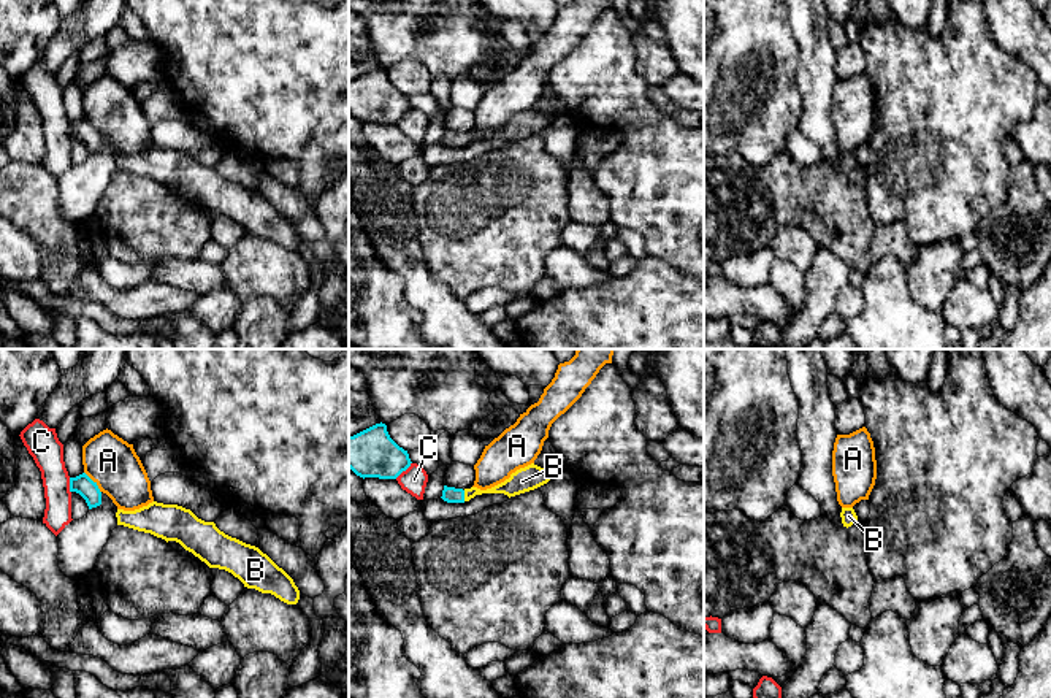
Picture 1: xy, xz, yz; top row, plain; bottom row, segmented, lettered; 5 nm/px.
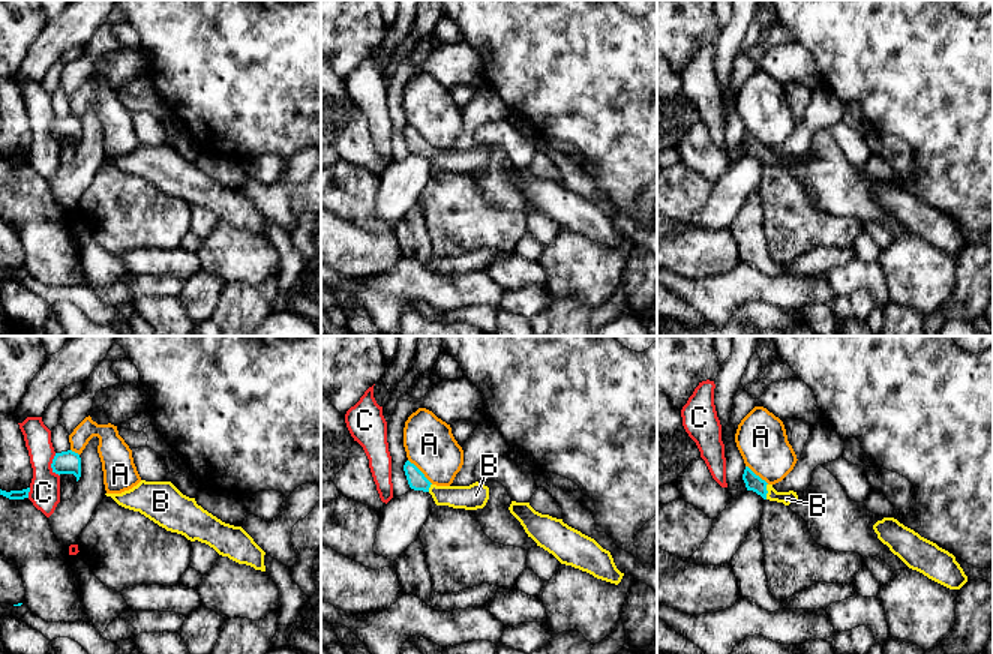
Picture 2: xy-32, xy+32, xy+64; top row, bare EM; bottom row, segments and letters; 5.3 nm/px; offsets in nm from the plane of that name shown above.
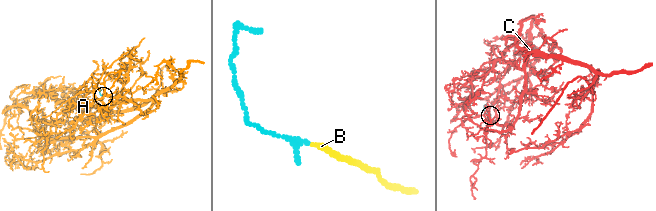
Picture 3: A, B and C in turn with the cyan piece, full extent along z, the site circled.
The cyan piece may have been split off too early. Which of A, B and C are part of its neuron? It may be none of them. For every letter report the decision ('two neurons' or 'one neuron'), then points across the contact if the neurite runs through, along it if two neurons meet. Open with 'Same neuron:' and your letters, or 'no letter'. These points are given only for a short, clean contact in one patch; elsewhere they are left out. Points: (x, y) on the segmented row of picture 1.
Same neuron: B
A: two neurons | along xy (84, 471), (100, 492)
B: one neuron | across xz (449, 494), (463, 495), (511, 487)
C: two neurons | along xz (411, 462), (395, 478)

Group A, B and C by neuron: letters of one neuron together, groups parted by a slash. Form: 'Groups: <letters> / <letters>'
Groups: A / B / C

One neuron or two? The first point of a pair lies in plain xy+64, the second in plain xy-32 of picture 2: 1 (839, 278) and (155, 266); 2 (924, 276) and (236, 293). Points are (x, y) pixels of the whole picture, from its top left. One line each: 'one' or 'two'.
1: one
2: two

